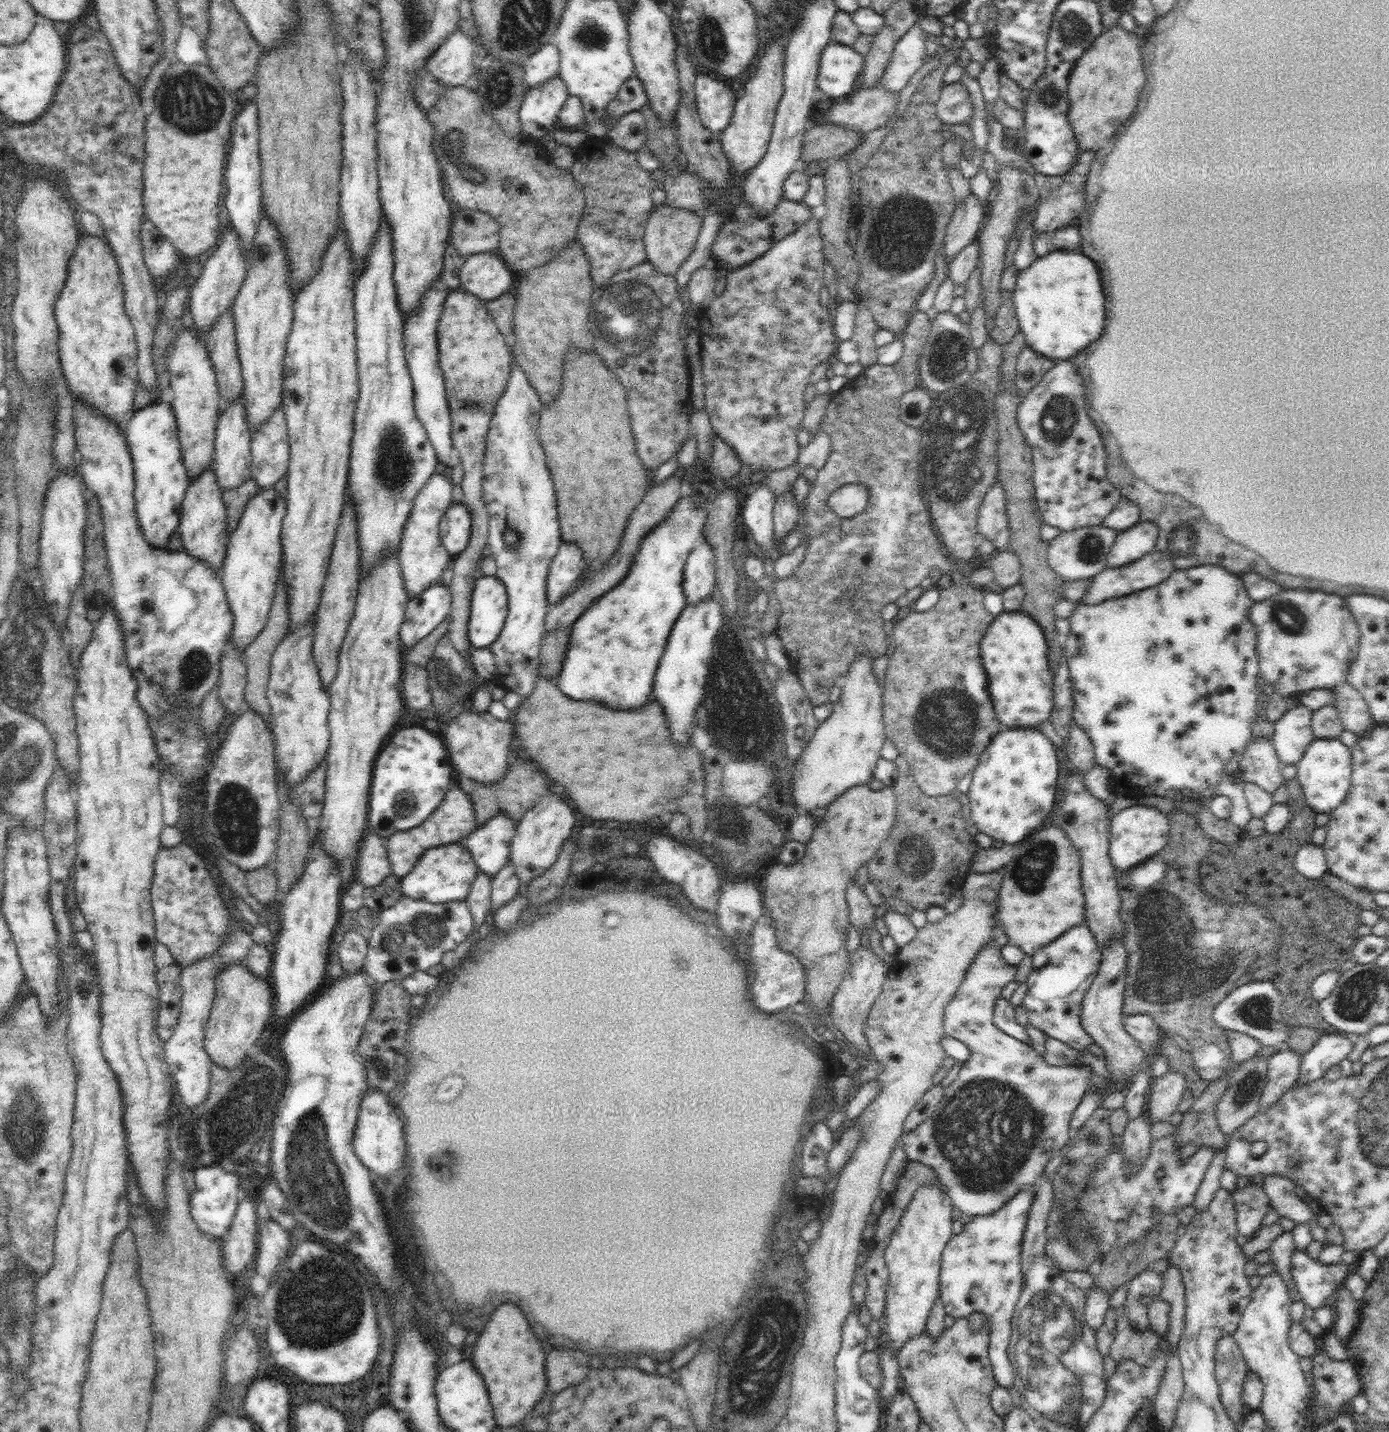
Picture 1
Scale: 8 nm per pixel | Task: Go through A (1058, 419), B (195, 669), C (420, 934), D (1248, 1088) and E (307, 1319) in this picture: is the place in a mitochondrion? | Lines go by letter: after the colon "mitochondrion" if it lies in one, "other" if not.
A: mitochondrion
B: mitochondrion
C: mitochondrion
D: mitochondrion
E: mitochondrion

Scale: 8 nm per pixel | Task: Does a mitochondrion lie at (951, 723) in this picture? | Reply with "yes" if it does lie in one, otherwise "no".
yes

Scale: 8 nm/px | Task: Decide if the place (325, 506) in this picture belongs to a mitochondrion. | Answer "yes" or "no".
no

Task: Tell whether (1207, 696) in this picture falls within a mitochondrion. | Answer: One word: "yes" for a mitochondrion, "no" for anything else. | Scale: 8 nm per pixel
no

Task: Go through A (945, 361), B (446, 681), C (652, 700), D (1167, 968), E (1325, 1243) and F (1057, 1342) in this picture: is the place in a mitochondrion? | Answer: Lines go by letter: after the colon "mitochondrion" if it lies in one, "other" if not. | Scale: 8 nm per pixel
A: mitochondrion
B: mitochondrion
C: other
D: mitochondrion
E: other
F: mitochondrion

